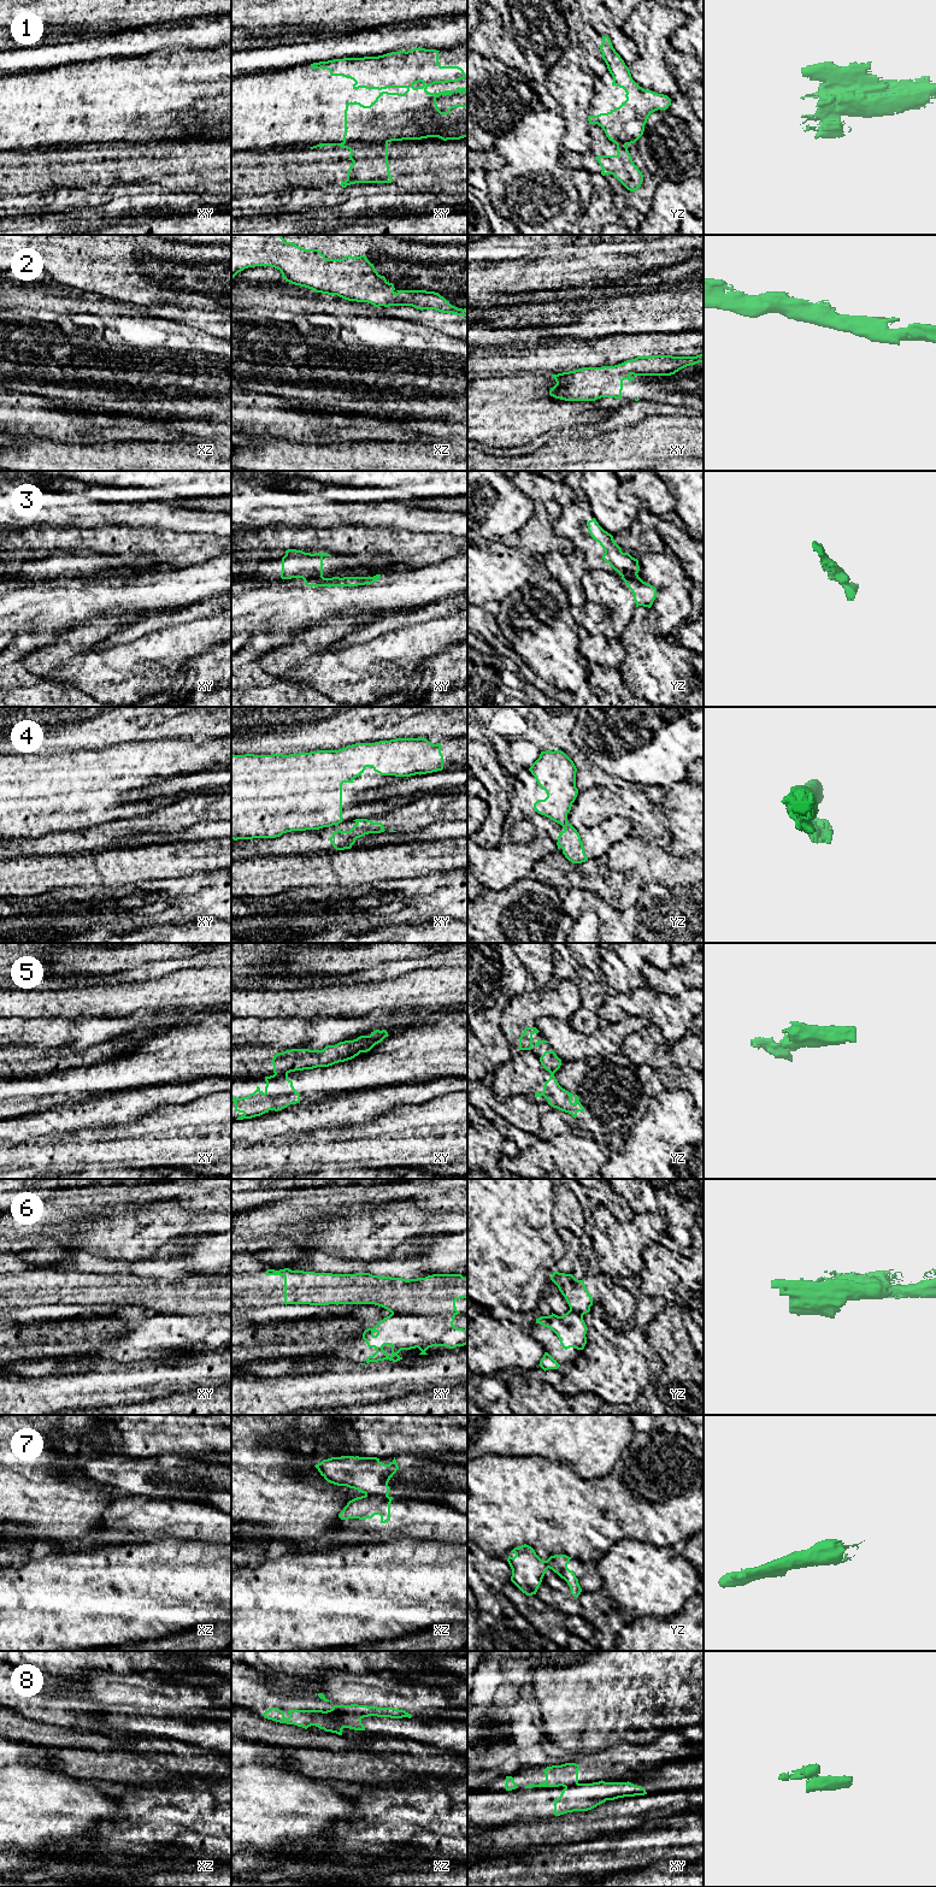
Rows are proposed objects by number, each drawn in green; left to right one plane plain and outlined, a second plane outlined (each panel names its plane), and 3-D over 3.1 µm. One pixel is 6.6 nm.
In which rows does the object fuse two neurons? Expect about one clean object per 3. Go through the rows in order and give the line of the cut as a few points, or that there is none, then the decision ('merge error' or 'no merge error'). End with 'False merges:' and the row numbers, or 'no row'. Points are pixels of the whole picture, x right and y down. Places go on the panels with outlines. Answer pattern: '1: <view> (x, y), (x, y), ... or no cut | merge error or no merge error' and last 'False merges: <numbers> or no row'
1: xy (343, 141), (353, 143), (387, 143) | merge error
2: no cut | no merge error
3: xy (322, 576), (302, 578) | merge error
4: yz (566, 821), (561, 825) | merge error
5: xy (275, 1073), (287, 1074) | merge error
6: xy (392, 1311), (454, 1315) | merge error
7: xz (365, 1493), (387, 1496) | merge error
8: xz (330, 1709), (337, 1716), (339, 1725), (342, 1728) | merge error
False merges: 1, 3, 4, 5, 6, 7, 8

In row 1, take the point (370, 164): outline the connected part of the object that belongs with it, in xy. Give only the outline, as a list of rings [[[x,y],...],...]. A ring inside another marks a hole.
[[[319,143],[310,147],[311,149],[324,146],[340,146],[347,148],[351,154],[349,159],[353,164],[347,171],[347,179],[340,185],[346,188],[347,185],[355,183],[392,183],[393,178],[389,171],[388,164],[388,143]]]

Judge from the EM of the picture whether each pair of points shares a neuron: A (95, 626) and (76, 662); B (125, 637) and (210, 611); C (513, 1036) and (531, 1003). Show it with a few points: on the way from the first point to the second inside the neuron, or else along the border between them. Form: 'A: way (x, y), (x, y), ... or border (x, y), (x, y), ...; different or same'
A: way (88, 635), (80, 643), (76, 654); same
B: way (146, 625), (158, 619), (176, 618), (189, 613); same
C: way (517, 1027), (517, 1018), (523, 1012); same

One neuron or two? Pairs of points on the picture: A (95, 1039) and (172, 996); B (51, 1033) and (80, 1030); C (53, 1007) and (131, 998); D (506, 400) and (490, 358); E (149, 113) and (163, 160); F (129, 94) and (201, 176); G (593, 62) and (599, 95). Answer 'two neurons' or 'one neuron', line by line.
A: two neurons
B: one neuron
C: one neuron
D: two neurons
E: two neurons
F: two neurons
G: one neuron

